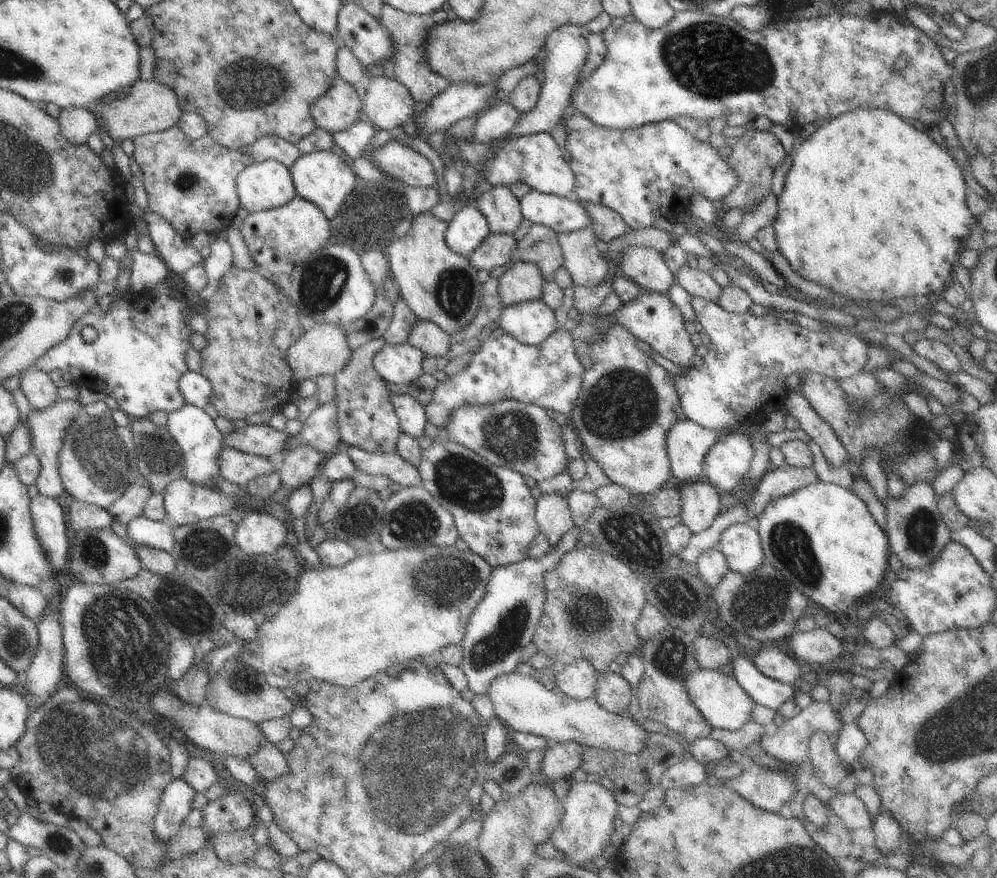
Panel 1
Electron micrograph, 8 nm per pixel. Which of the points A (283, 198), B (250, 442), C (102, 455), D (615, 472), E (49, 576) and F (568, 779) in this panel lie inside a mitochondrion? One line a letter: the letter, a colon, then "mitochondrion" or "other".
A: other
B: other
C: mitochondrion
D: other
E: other
F: other

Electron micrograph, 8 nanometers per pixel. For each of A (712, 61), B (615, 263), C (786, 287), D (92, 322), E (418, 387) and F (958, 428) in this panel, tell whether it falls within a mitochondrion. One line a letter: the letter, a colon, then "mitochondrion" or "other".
A: mitochondrion
B: other
C: other
D: other
E: other
F: other

